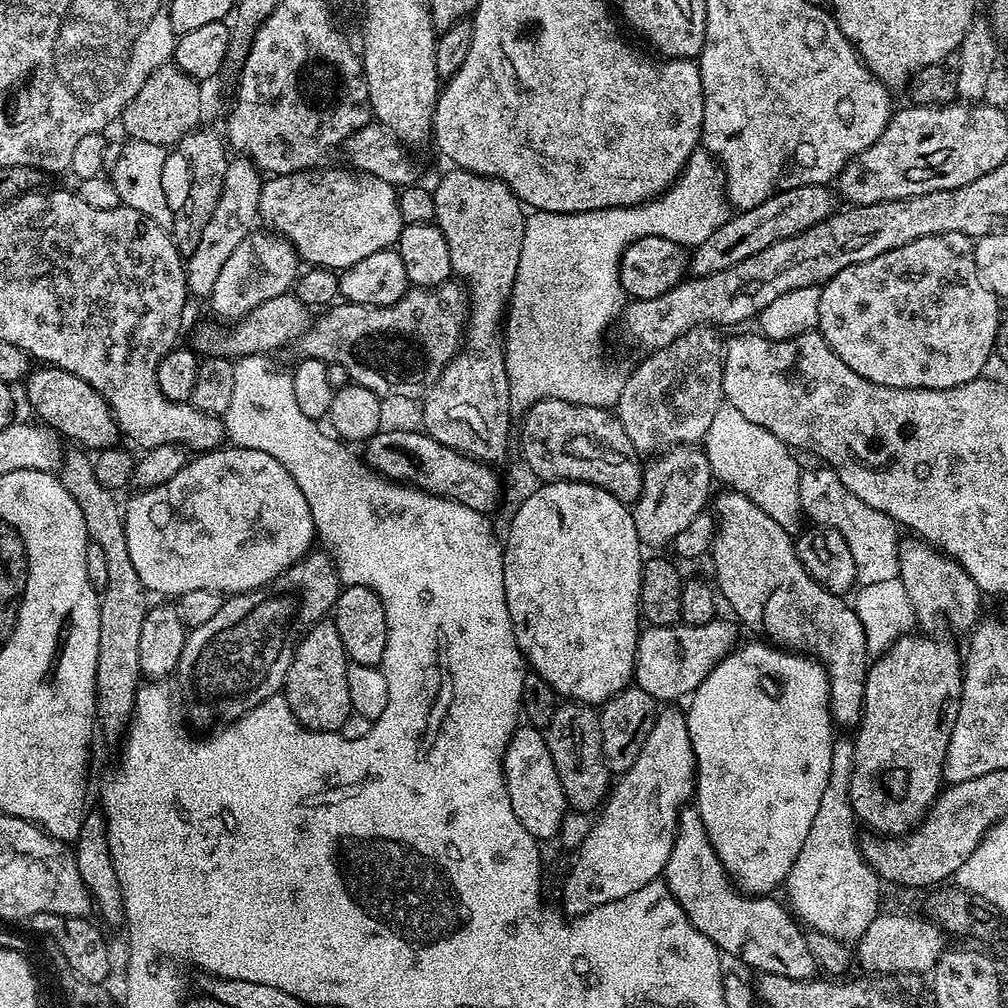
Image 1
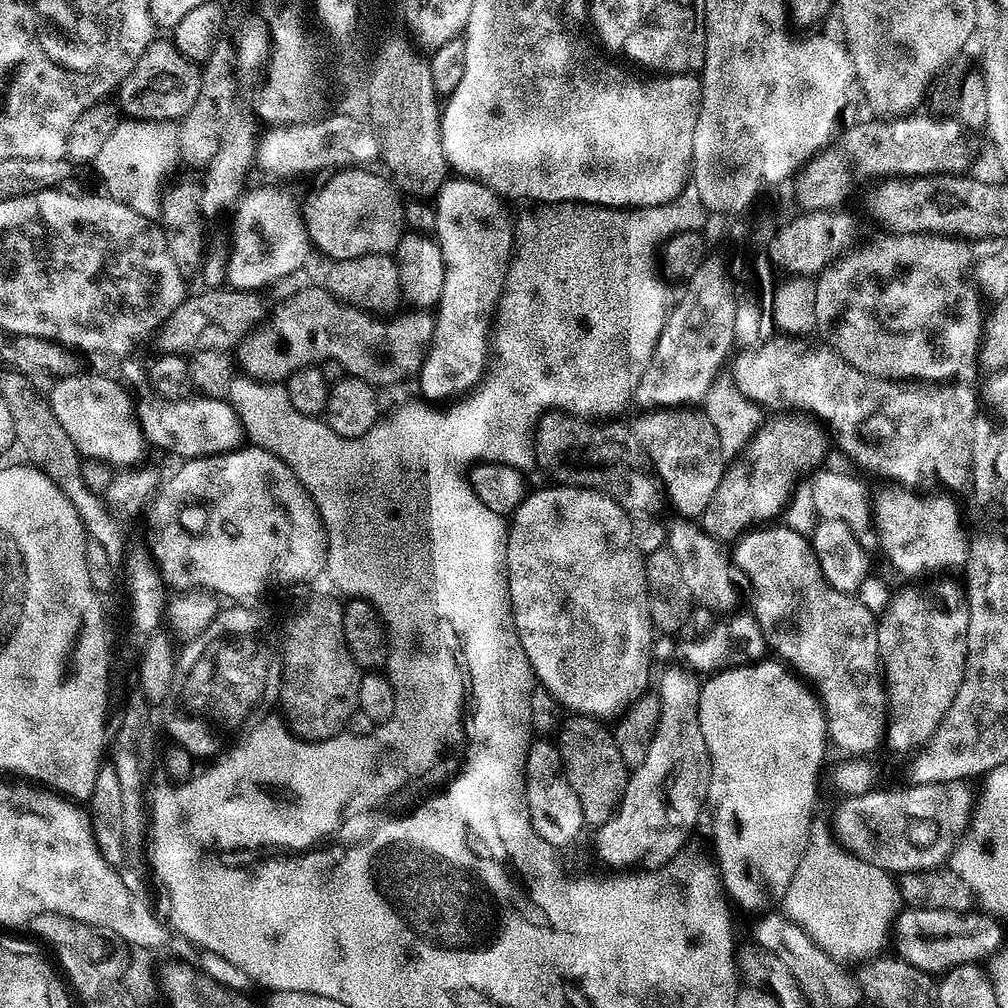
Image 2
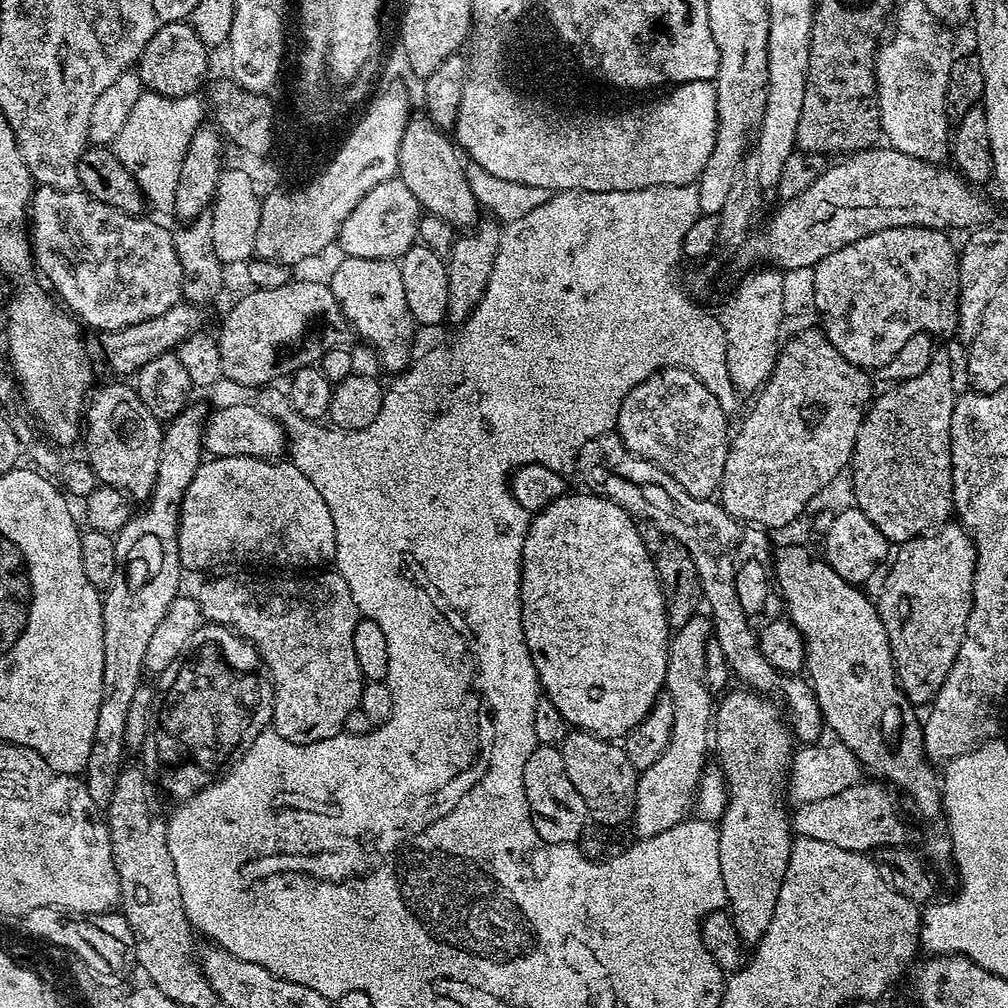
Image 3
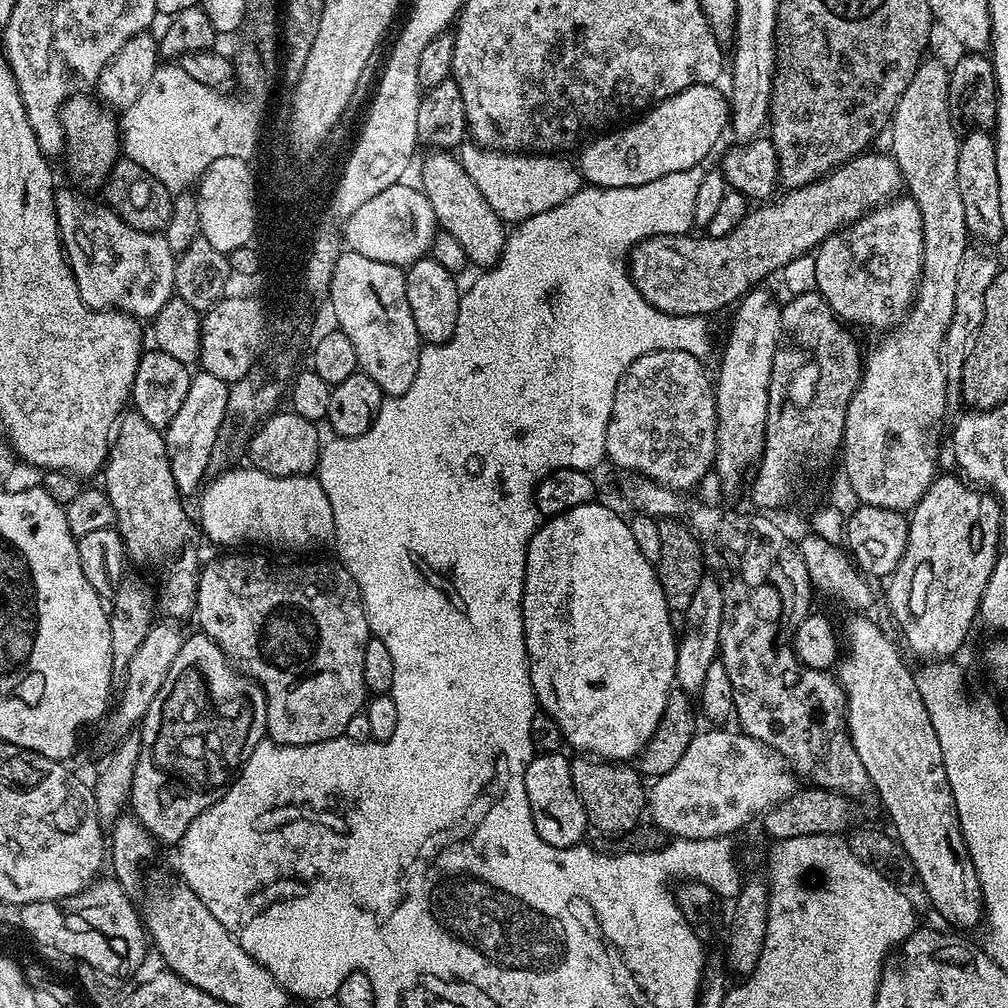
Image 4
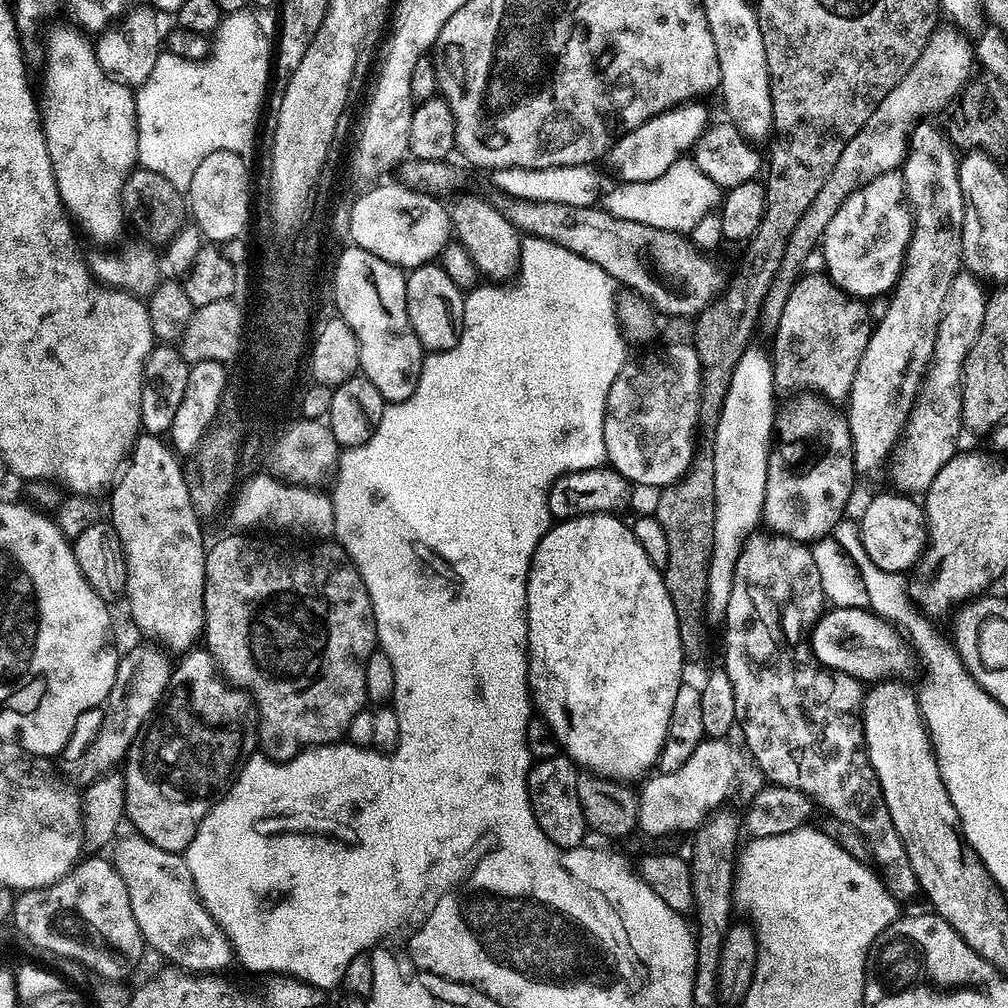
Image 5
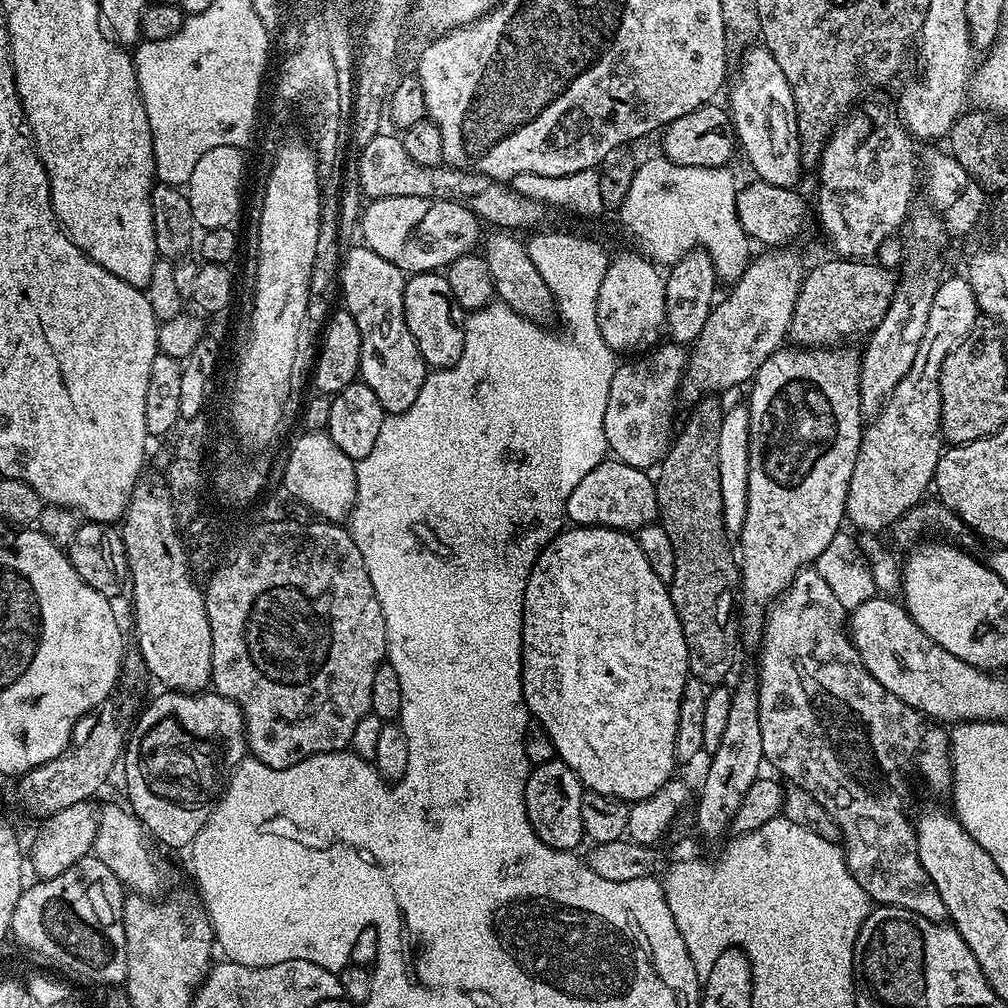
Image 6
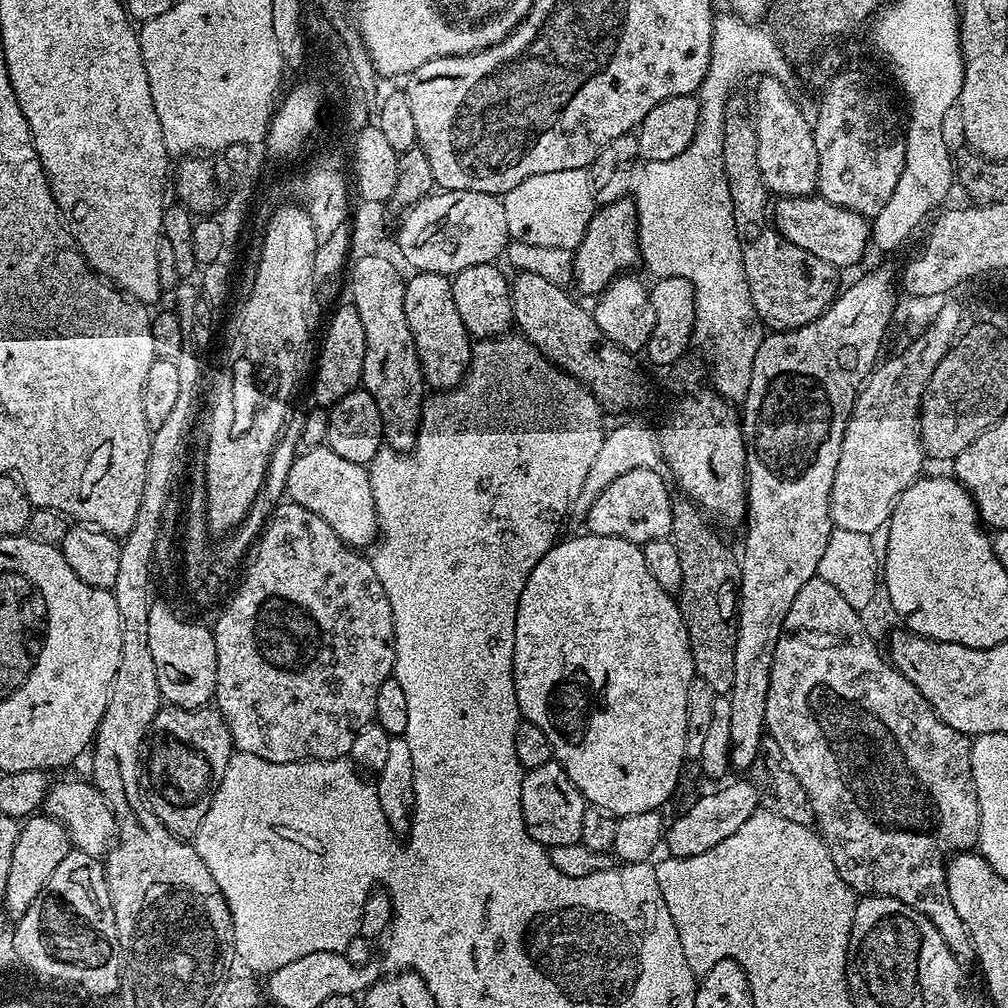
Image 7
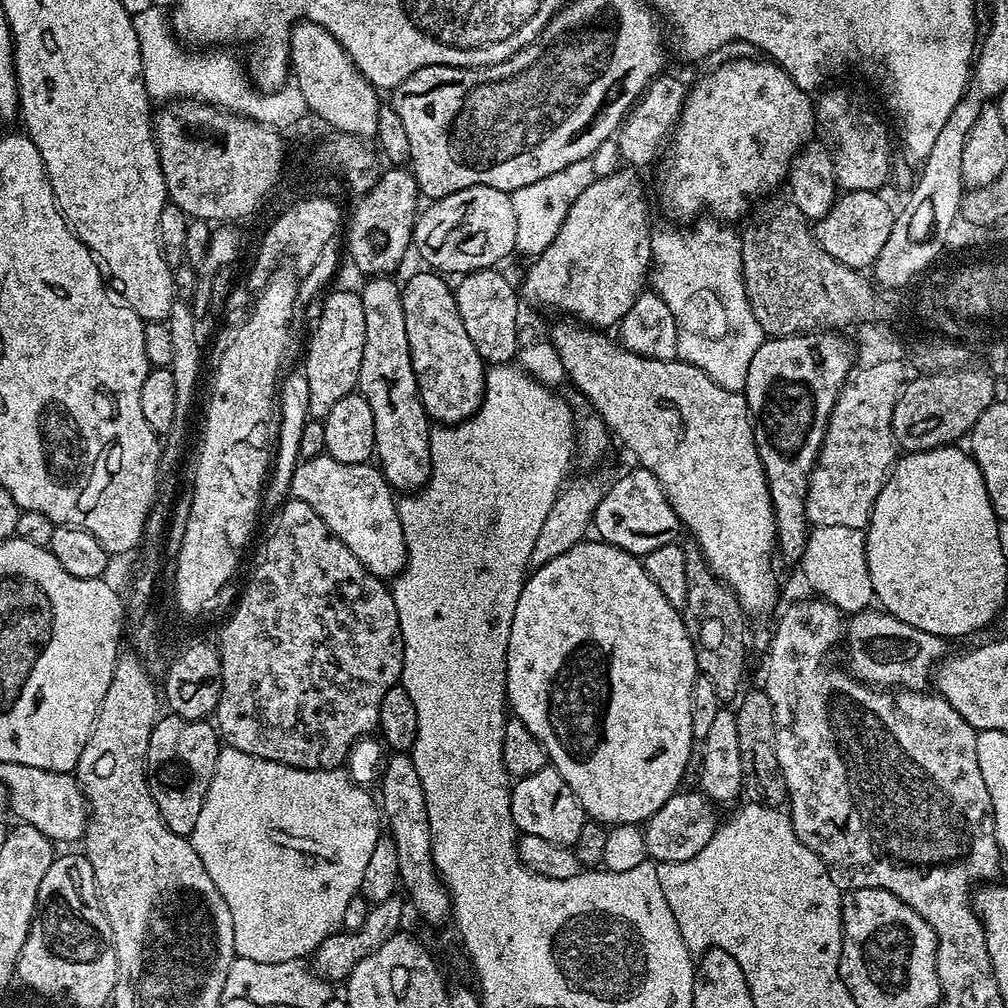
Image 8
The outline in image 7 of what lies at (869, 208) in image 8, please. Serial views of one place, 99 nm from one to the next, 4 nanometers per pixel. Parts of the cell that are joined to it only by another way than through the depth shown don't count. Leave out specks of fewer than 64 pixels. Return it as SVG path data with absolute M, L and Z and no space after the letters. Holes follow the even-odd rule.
M819 195L782 196L774 204L774 225L790 242L822 258L837 270L856 264L870 248L870 224L854 210L834 206L820 199Z

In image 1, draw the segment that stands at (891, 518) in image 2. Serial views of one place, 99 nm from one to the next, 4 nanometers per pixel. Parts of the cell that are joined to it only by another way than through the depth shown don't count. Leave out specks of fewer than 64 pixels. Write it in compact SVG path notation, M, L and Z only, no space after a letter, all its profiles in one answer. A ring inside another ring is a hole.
M916 538L903 539L899 543L899 580L910 598L915 623L923 627L923 631L932 632L940 617L944 618L952 627L969 631L981 615L980 588L970 578L960 563L952 557L944 555Z

